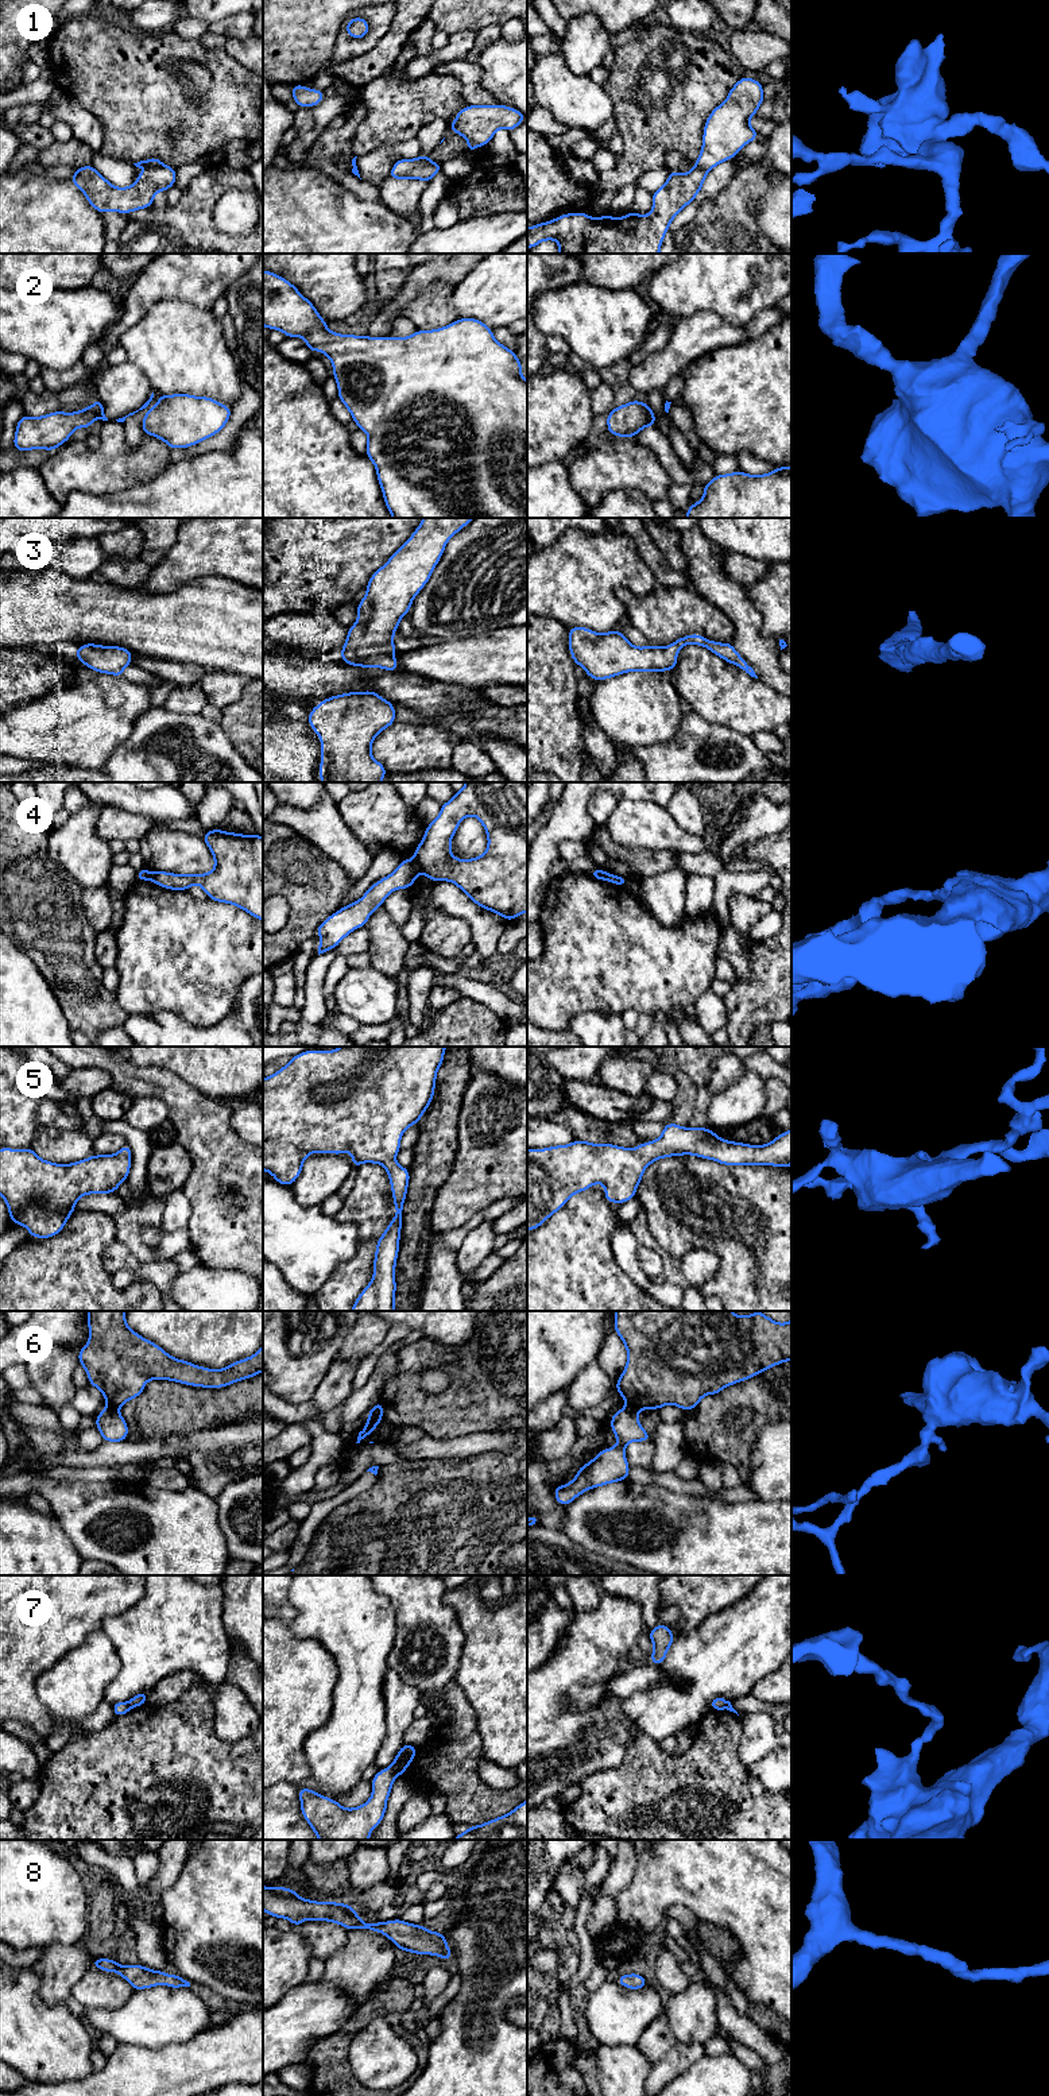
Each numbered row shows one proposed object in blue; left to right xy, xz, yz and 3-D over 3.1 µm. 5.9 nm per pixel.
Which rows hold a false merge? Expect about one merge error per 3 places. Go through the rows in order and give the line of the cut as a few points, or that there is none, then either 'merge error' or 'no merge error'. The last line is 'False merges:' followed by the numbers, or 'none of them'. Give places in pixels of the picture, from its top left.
1: cut in yz along (696, 165), (707, 171); merge error
2: no cut; no merge error
3: no cut; no merge error
4: cut in xz along (413, 861), (418, 869); merge error
5: no cut; no merge error
6: cut in xz along (380, 1415), (368, 1419); merge error
7: cut in xz along (388, 1767), (395, 1777); merge error
8: no cut; no merge error
False merges: 1, 4, 6, 7

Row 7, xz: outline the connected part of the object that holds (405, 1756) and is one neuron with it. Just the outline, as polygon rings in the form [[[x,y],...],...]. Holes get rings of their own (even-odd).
[[[403,1744],[403,1747],[396,1753],[396,1757],[394,1759],[392,1764],[390,1766],[394,1775],[400,1776],[409,1768],[415,1755],[417,1755],[415,1745]]]

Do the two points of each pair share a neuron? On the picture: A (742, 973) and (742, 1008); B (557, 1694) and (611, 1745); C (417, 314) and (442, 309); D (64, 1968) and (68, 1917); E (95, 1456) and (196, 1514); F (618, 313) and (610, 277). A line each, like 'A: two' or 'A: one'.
A: two
B: one
C: one
D: two
E: two
F: two

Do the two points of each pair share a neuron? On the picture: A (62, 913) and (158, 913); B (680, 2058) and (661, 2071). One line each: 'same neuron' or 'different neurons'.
A: different neurons
B: same neuron

